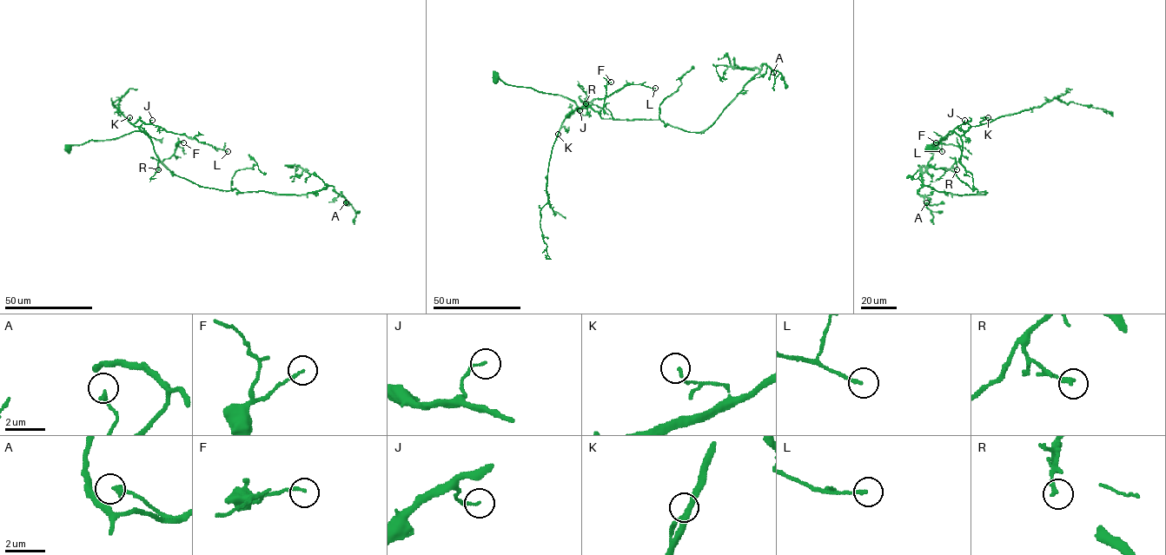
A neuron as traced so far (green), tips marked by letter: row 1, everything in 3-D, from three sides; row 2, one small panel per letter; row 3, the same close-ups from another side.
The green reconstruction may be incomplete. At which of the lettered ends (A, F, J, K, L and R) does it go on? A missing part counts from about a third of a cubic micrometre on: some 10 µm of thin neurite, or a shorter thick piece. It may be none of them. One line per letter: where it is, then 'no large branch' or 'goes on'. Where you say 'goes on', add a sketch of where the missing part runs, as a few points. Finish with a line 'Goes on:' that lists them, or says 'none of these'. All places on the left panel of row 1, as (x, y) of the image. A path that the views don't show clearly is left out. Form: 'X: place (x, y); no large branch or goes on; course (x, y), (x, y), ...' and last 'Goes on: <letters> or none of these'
A: place (346, 202); no large branch
F: place (183, 142); no large branch
J: place (152, 120); no large branch
K: place (129, 117); no large branch
L: place (228, 151); no large branch
R: place (158, 169); no large branch
Goes on: none of these

